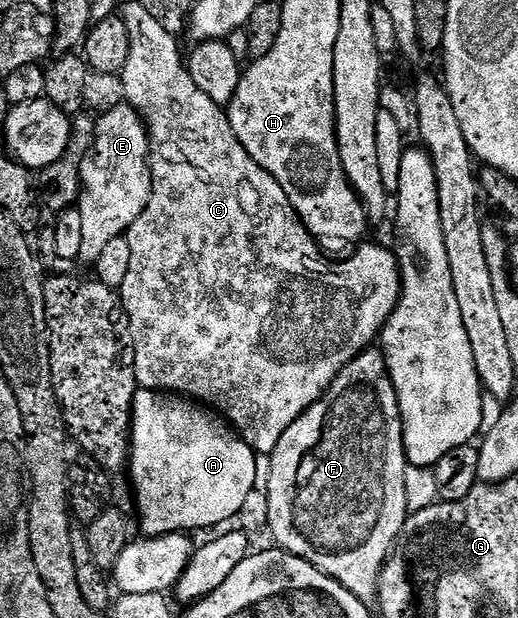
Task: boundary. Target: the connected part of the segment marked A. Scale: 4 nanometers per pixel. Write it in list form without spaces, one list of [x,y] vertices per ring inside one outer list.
[[[141,389],[133,398],[131,454],[127,471],[133,474],[133,487],[137,490],[142,536],[190,533],[200,527],[217,527],[235,518],[244,509],[257,483],[257,462],[257,452],[210,408],[186,396],[167,391]]]

